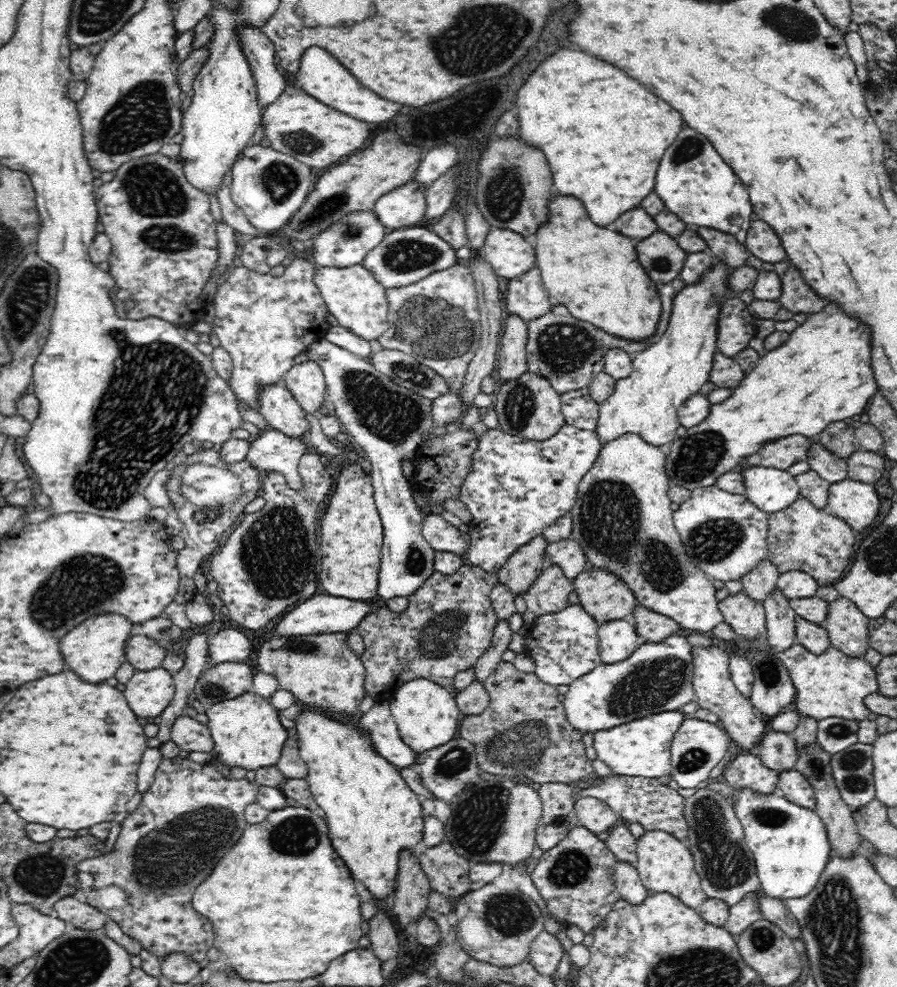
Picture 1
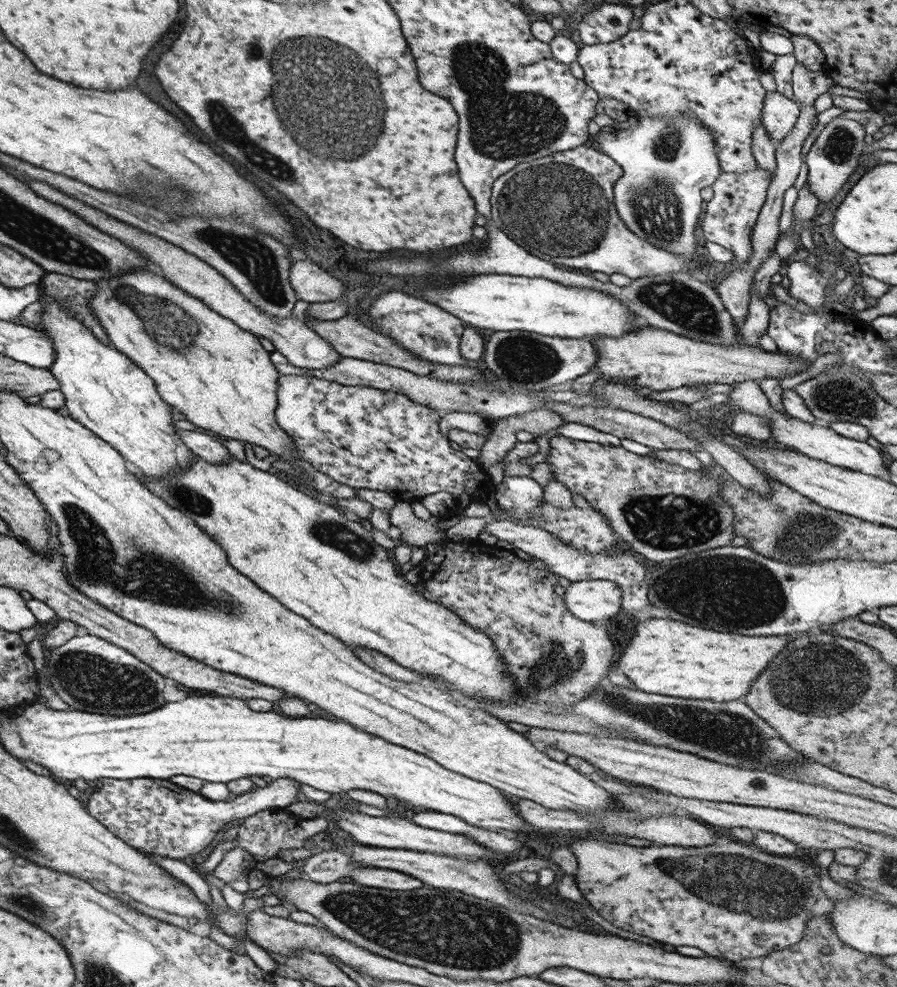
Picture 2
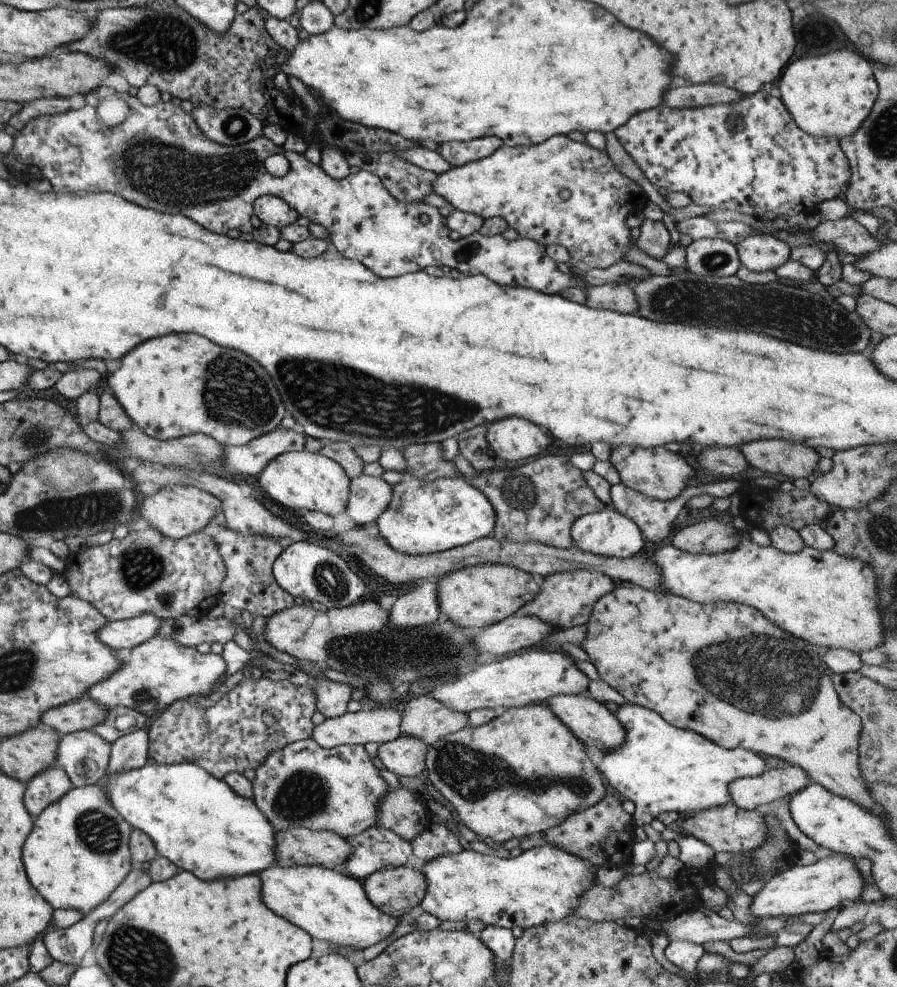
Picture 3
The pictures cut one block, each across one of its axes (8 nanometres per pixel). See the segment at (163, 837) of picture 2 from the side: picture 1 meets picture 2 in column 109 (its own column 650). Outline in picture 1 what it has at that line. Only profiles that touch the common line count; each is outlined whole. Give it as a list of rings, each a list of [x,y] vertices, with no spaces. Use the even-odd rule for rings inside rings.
[[[608,775],[597,786],[576,790],[575,797],[591,797],[600,800],[619,814],[623,823],[638,822],[646,832],[667,832],[686,844],[689,836],[688,821],[684,816],[685,799],[677,791],[674,784],[664,784],[656,778],[642,776]]]

